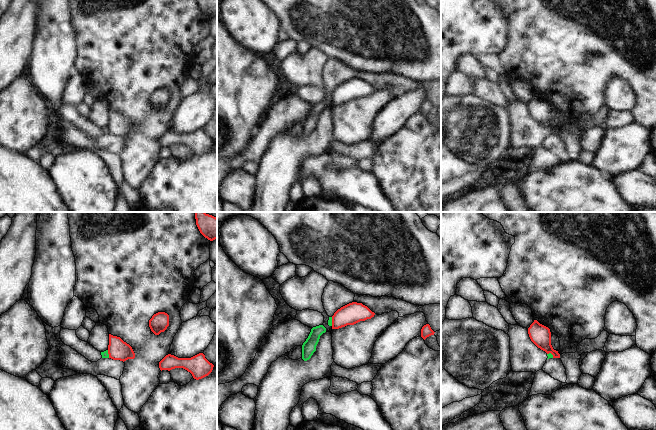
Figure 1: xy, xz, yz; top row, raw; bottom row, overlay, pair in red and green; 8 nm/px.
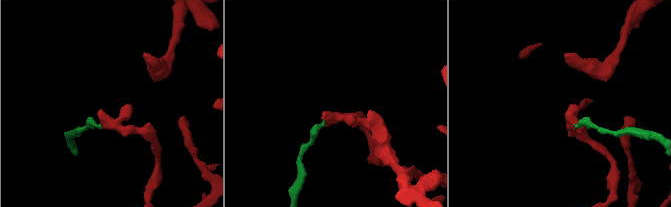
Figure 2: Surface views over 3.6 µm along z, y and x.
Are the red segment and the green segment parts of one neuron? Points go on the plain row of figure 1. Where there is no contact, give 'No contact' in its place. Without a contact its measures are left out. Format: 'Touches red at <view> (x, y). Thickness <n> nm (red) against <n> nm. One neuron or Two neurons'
Touches red at xz (332, 97). Thickness 170 nm (red) against 30 nm. Two neurons.

